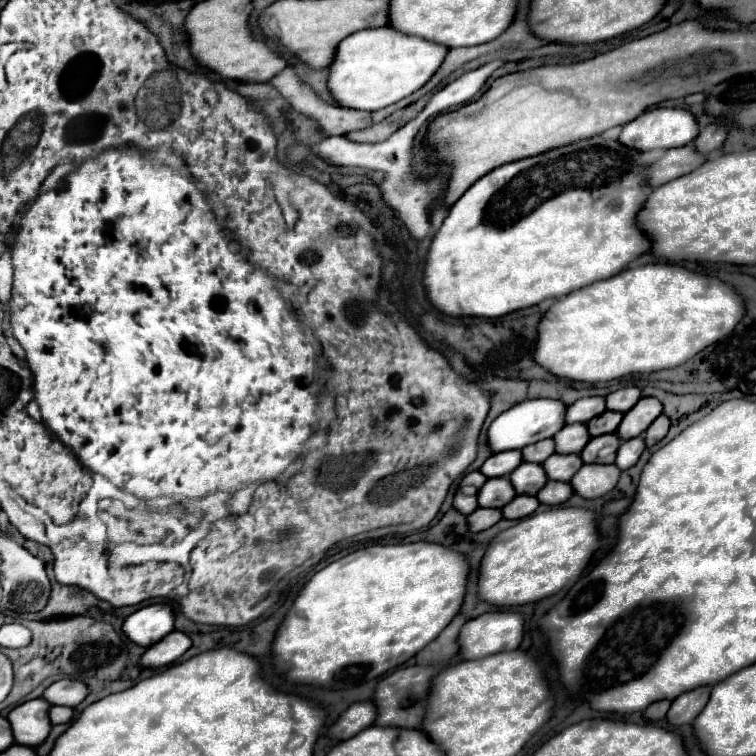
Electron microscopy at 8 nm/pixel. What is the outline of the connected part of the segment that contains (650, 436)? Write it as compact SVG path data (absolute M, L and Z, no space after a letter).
M658 416L658 420L654 420L654 424L650 424L650 428L644 432L644 440L646 440L646 446L654 446L656 442L660 442L666 432L670 428L670 420L668 416Z

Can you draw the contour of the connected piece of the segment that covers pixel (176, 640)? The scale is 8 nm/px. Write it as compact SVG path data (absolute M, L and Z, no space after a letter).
M170 632L168 636L164 636L160 642L152 644L150 648L146 648L146 652L140 656L138 666L140 668L162 668L168 666L172 662L176 662L188 648L190 648L190 638L184 632Z

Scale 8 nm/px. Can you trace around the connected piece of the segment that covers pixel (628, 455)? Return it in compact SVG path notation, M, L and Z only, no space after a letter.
M638 436L638 438L634 438L634 440L626 440L626 442L622 442L622 446L620 446L620 450L618 450L618 458L616 458L616 464L618 464L618 468L620 470L628 470L628 468L632 468L636 462L638 462L638 458L640 458L640 454L644 452L644 440Z

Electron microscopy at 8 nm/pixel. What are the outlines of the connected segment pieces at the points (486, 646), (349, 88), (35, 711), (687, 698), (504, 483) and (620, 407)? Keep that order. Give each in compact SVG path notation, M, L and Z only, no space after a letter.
M512 610L486 612L468 620L458 634L458 654L478 660L490 654L516 650L524 636L524 618Z
M390 26L362 30L338 44L334 60L330 64L326 86L332 98L338 102L338 106L374 112L422 88L440 68L446 54L448 48L430 44L428 40L416 36L400 34Z
M42 698L24 702L12 708L6 718L12 726L14 742L30 748L40 746L52 728L50 718L46 716L48 710L50 710L50 704L46 704L46 700Z
M696 688L694 692L684 692L682 696L678 696L678 700L672 702L672 706L666 714L668 724L674 728L690 724L694 720L694 716L698 716L698 712L702 712L708 698L710 698L710 688Z
M490 478L478 492L478 504L482 508L504 508L510 500L516 498L516 492L508 478Z
M630 386L630 388L622 388L622 390L616 390L612 394L606 396L606 408L612 410L612 412L628 412L636 402L640 400L640 390Z

